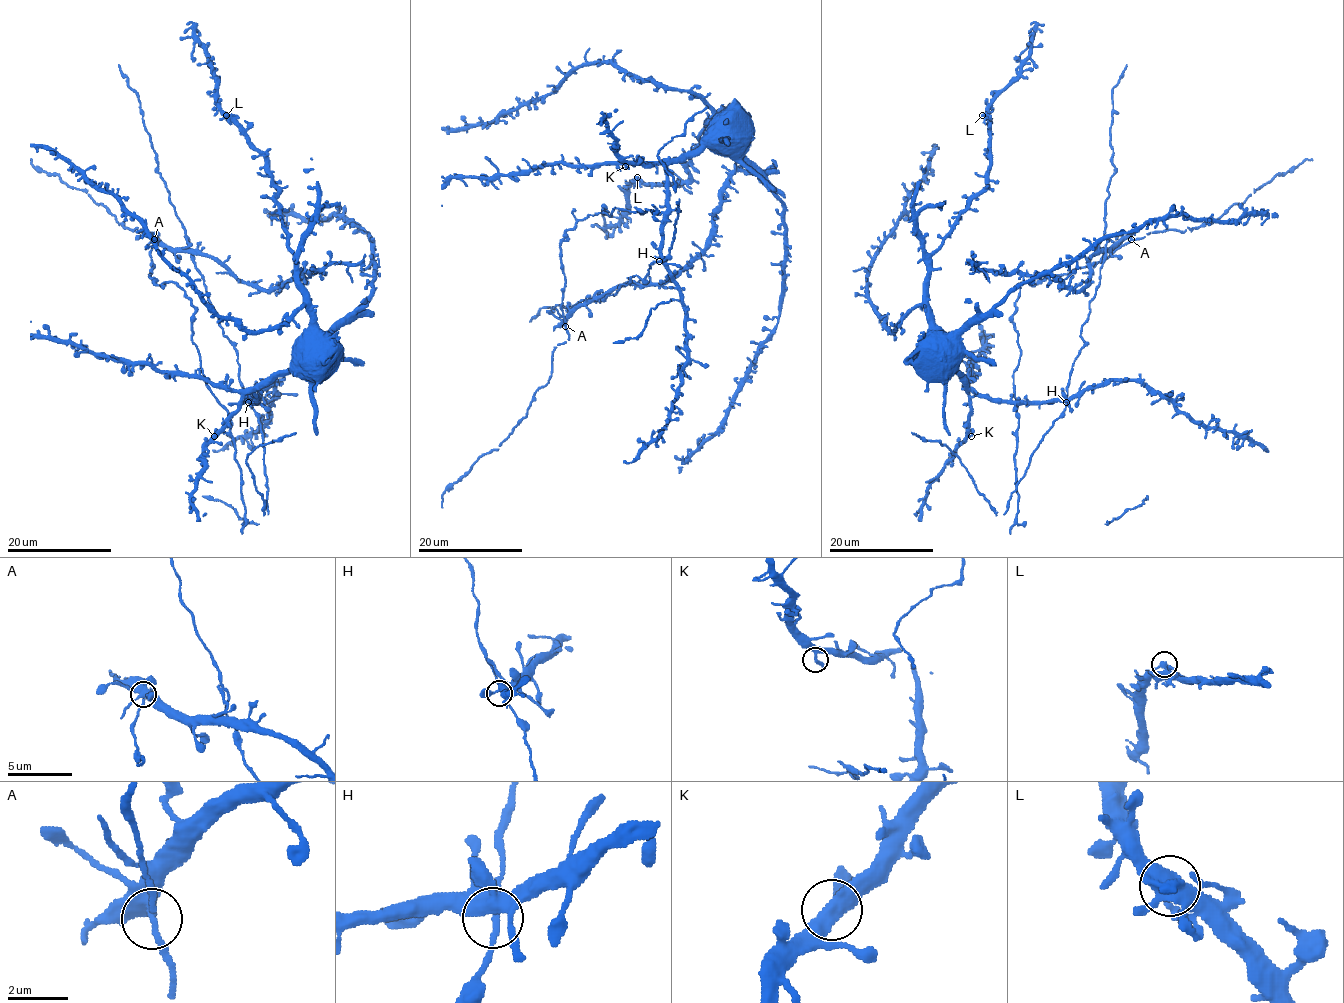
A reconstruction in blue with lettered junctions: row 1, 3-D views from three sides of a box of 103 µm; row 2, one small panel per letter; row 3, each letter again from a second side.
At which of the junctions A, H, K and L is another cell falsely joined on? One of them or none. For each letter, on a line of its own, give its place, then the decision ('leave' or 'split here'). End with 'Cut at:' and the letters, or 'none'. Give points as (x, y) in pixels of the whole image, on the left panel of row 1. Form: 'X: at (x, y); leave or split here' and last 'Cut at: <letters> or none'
A: at (154, 239); split here
H: at (248, 402); leave
K: at (214, 436); leave
L: at (226, 115); leave
Cut at: A

